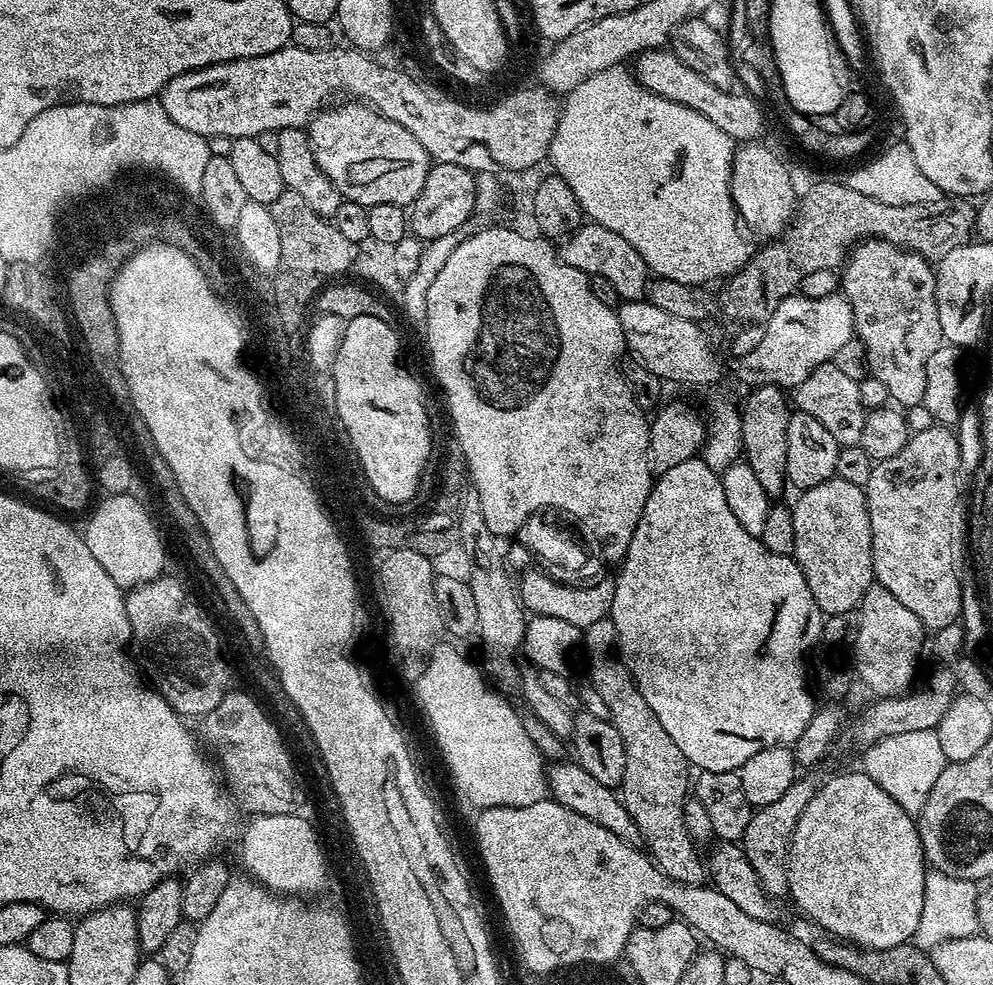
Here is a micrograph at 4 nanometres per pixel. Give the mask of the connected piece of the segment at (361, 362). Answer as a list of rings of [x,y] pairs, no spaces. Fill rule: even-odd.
[[[359,316],[353,320],[347,321],[343,325],[343,336],[340,337],[340,346],[335,353],[333,362],[334,390],[336,391],[337,416],[340,419],[342,428],[348,434],[349,442],[356,453],[356,459],[359,460],[359,468],[364,472],[369,485],[376,493],[377,501],[388,504],[404,504],[407,500],[415,501],[419,490],[419,480],[423,476],[424,468],[430,464],[428,455],[432,452],[432,428],[428,425],[428,408],[424,405],[424,388],[400,365],[400,340],[396,337],[396,332],[391,328],[391,323],[382,318],[373,316]]]

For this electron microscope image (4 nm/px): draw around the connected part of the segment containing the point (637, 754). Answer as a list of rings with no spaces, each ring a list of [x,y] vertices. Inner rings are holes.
[[[611,618],[594,622],[582,632],[582,648],[588,651],[590,681],[602,694],[609,711],[609,720],[621,736],[625,747],[626,772],[622,785],[622,799],[626,810],[634,818],[640,838],[660,868],[676,882],[698,886],[709,879],[705,861],[696,853],[697,841],[693,840],[686,823],[686,805],[690,799],[690,765],[682,750],[674,746],[674,738],[666,734],[662,722],[650,710],[642,690],[638,690],[632,671],[618,655],[616,627]]]

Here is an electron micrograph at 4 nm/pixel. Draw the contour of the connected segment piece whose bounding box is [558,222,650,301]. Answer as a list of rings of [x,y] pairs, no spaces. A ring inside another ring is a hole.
[[[595,222],[581,223],[580,227],[559,245],[560,257],[570,266],[582,270],[589,278],[606,278],[616,288],[621,301],[645,299],[650,285],[650,269],[640,252],[614,230]]]

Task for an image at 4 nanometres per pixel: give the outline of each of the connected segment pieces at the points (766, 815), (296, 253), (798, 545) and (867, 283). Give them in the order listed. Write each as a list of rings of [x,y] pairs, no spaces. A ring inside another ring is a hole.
[[[796,779],[790,790],[778,798],[778,802],[770,802],[770,806],[755,809],[750,818],[750,826],[746,826],[744,831],[742,847],[745,856],[761,880],[761,886],[773,898],[788,896],[788,859],[794,830],[798,826],[798,818],[802,818],[802,810],[806,810],[810,798],[814,798],[817,787],[817,781]]]
[[[285,191],[274,198],[270,205],[274,223],[278,228],[278,233],[283,241],[283,260],[286,265],[297,272],[334,272],[336,275],[344,274],[344,266],[353,258],[353,249],[349,247],[347,240],[343,236],[337,235],[337,229],[333,226],[331,219],[318,215],[314,210],[310,210],[310,205],[302,199],[302,194]]]
[[[835,475],[818,486],[803,489],[799,496],[801,497],[796,504],[791,507],[795,538],[795,550],[792,556],[806,578],[806,586],[810,586],[810,594],[814,594],[814,602],[818,602],[820,611],[825,617],[856,612],[866,590],[874,583],[870,514],[864,489],[854,486],[854,482],[846,482],[841,476]]]
[[[864,240],[849,251],[842,265],[840,288],[852,308],[855,335],[866,346],[869,373],[886,386],[897,405],[922,404],[926,362],[944,340],[942,326],[938,326],[933,265],[897,244]]]

